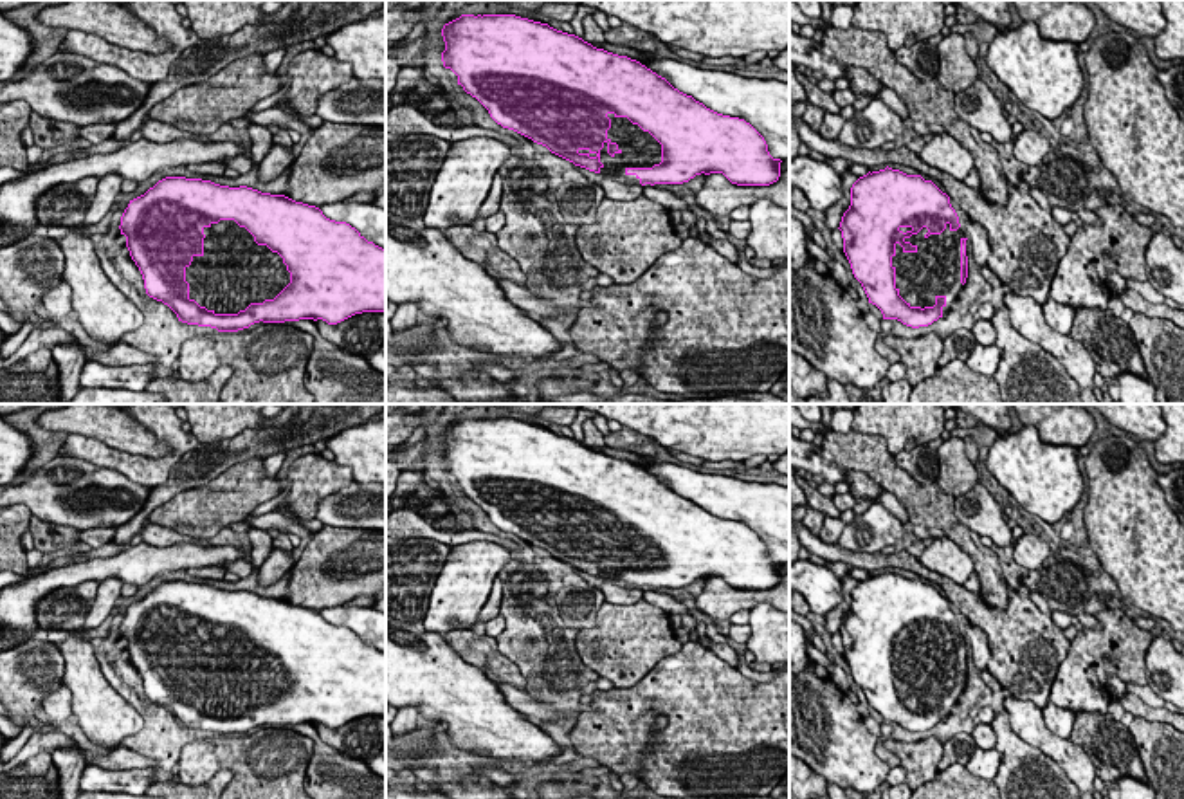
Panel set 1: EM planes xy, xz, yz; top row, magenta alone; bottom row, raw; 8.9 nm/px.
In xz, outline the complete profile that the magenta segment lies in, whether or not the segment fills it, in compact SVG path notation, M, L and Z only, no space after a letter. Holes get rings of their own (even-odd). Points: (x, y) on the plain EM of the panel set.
M461 418L442 433L445 455L442 465L458 480L458 489L467 498L476 501L490 518L490 521L503 532L514 534L537 548L546 550L551 557L607 581L624 581L633 588L683 588L696 579L723 577L732 588L737 590L770 590L780 581L780 566L789 563L789 487L779 483L744 482L723 474L706 474L661 462L652 456L643 456L640 465L627 460L618 460L604 453L597 453L575 438L568 438L550 431L548 427L533 426L515 418Z

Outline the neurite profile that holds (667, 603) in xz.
M651 588L643 590L643 599L652 604L661 608L663 611L667 611L669 615L679 615L681 617L681 626L692 633L696 629L696 619L687 611L688 608L685 606L685 602L674 599L669 593L660 593L654 592Z

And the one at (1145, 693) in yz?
M1126 684L1126 693L1137 694L1150 707L1164 707L1164 700L1157 696L1150 685Z

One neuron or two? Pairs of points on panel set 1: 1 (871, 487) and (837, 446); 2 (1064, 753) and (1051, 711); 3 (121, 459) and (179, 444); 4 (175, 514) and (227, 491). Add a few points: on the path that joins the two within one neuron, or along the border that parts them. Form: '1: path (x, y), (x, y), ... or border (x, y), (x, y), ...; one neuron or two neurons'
1: border (847, 468), (867, 473), (883, 489); two neurons
2: border (1040, 709), (1044, 724), (1067, 740); two neurons
3: path (137, 466), (163, 466), (168, 460); one neuron
4: path (188, 513), (202, 513), (215, 504); one neuron

